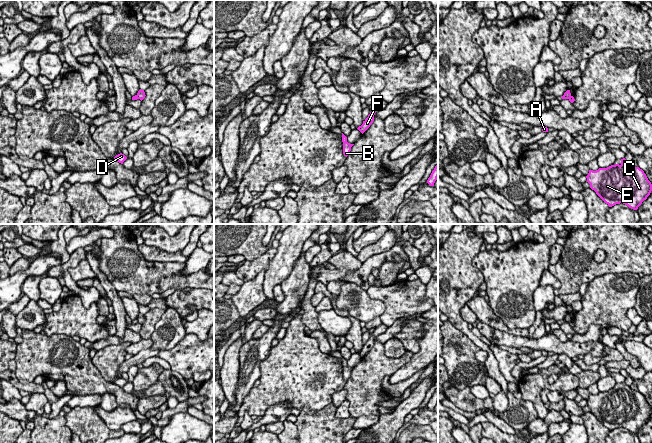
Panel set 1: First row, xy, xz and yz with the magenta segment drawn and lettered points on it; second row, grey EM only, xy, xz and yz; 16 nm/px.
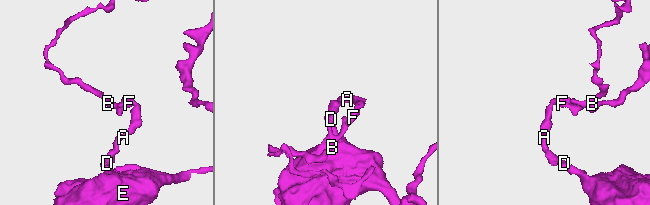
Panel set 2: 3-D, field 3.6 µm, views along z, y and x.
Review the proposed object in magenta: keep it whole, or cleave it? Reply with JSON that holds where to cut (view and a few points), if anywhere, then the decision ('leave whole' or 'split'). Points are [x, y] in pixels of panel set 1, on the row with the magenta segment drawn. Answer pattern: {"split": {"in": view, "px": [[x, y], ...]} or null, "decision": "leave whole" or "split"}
{"split": {"in": "yz", "px": [[563, 95], [567, 98], [571, 96]]}, "decision": "split"}

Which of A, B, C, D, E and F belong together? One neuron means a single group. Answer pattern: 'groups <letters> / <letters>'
groups A C D E F / B

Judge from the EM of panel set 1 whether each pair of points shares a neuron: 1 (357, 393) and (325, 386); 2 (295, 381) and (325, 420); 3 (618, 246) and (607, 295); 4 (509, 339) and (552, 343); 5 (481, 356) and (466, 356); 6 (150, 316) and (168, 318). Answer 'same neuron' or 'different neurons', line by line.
1: different neurons
2: different neurons
3: different neurons
4: same neuron
5: different neurons
6: different neurons

